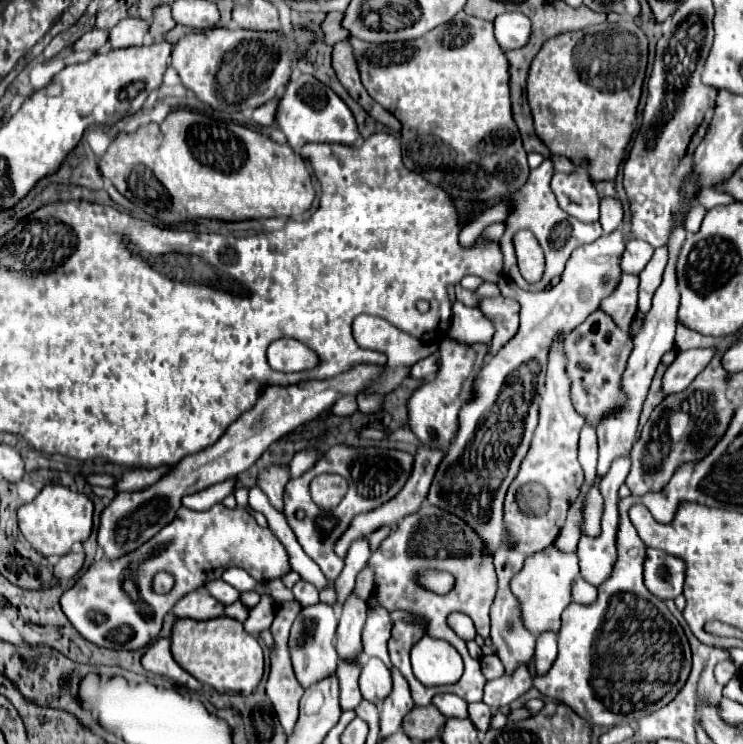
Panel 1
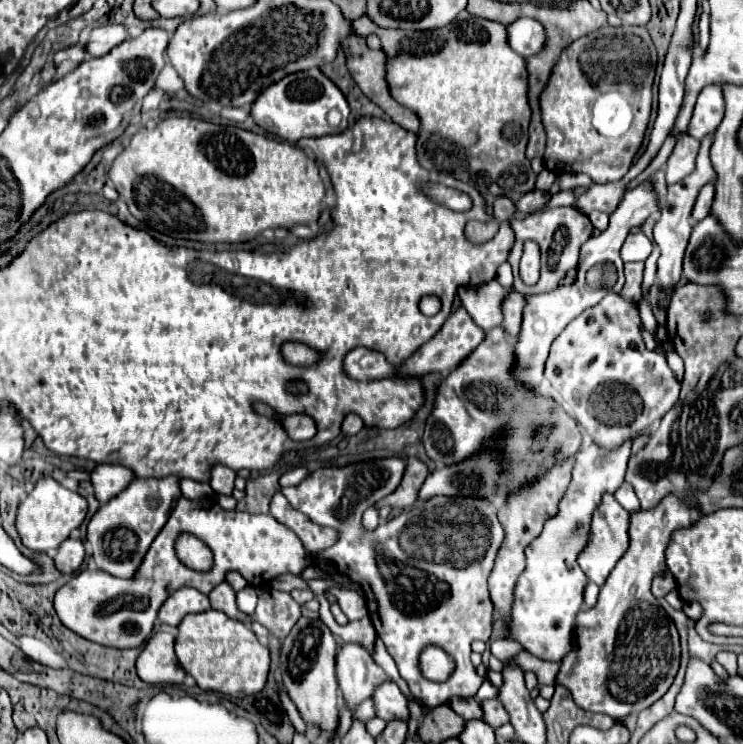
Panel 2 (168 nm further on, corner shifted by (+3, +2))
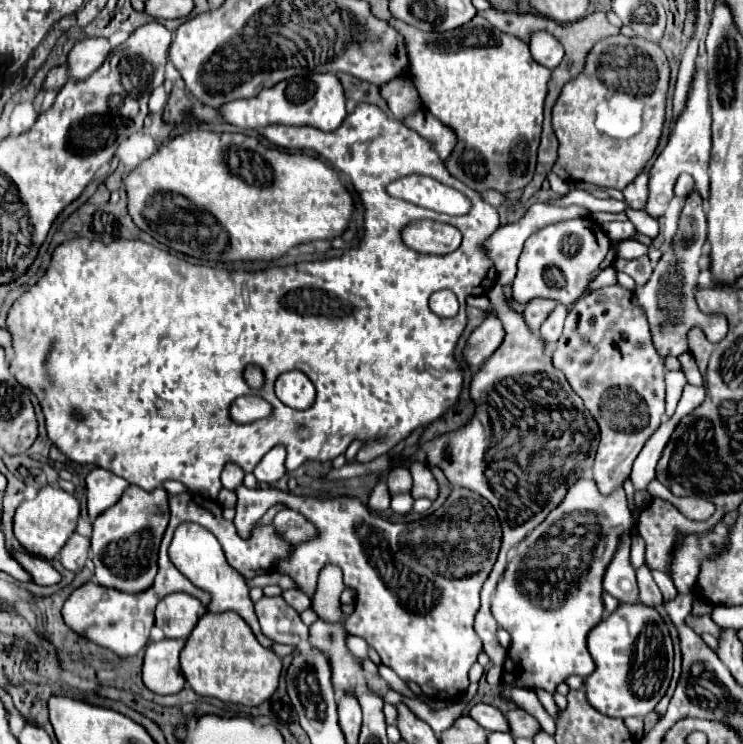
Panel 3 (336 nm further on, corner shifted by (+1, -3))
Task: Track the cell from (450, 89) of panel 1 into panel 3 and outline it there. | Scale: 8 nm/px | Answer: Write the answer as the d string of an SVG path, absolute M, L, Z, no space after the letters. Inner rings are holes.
M475 16L469 24L455 28L453 32L423 32L401 20L389 22L407 42L411 80L425 108L457 132L459 142L445 162L447 170L473 190L495 188L505 194L523 190L531 182L537 166L537 146L541 140L543 106L551 70L533 60L529 46L523 40L497 30L483 16Z

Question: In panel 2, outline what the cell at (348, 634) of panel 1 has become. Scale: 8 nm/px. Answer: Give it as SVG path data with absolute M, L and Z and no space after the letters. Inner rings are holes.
M343 643L337 653L337 679L347 707L353 709L363 699L371 699L373 689L389 677L375 665L363 645Z

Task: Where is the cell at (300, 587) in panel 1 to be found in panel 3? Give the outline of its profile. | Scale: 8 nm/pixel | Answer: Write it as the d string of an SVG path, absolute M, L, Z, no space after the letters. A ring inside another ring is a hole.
M295 588L283 590L283 600L289 606L293 606L297 612L303 612L303 610L307 610L311 606L311 598L307 594L303 594L301 590L295 590Z

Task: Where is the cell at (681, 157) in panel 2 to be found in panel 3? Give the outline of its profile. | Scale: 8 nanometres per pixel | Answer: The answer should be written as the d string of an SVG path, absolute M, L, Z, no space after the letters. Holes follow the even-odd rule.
M681 174L677 184L675 184L675 194L683 196L683 194L689 194L694 190L695 182L694 179L689 176L689 174Z

